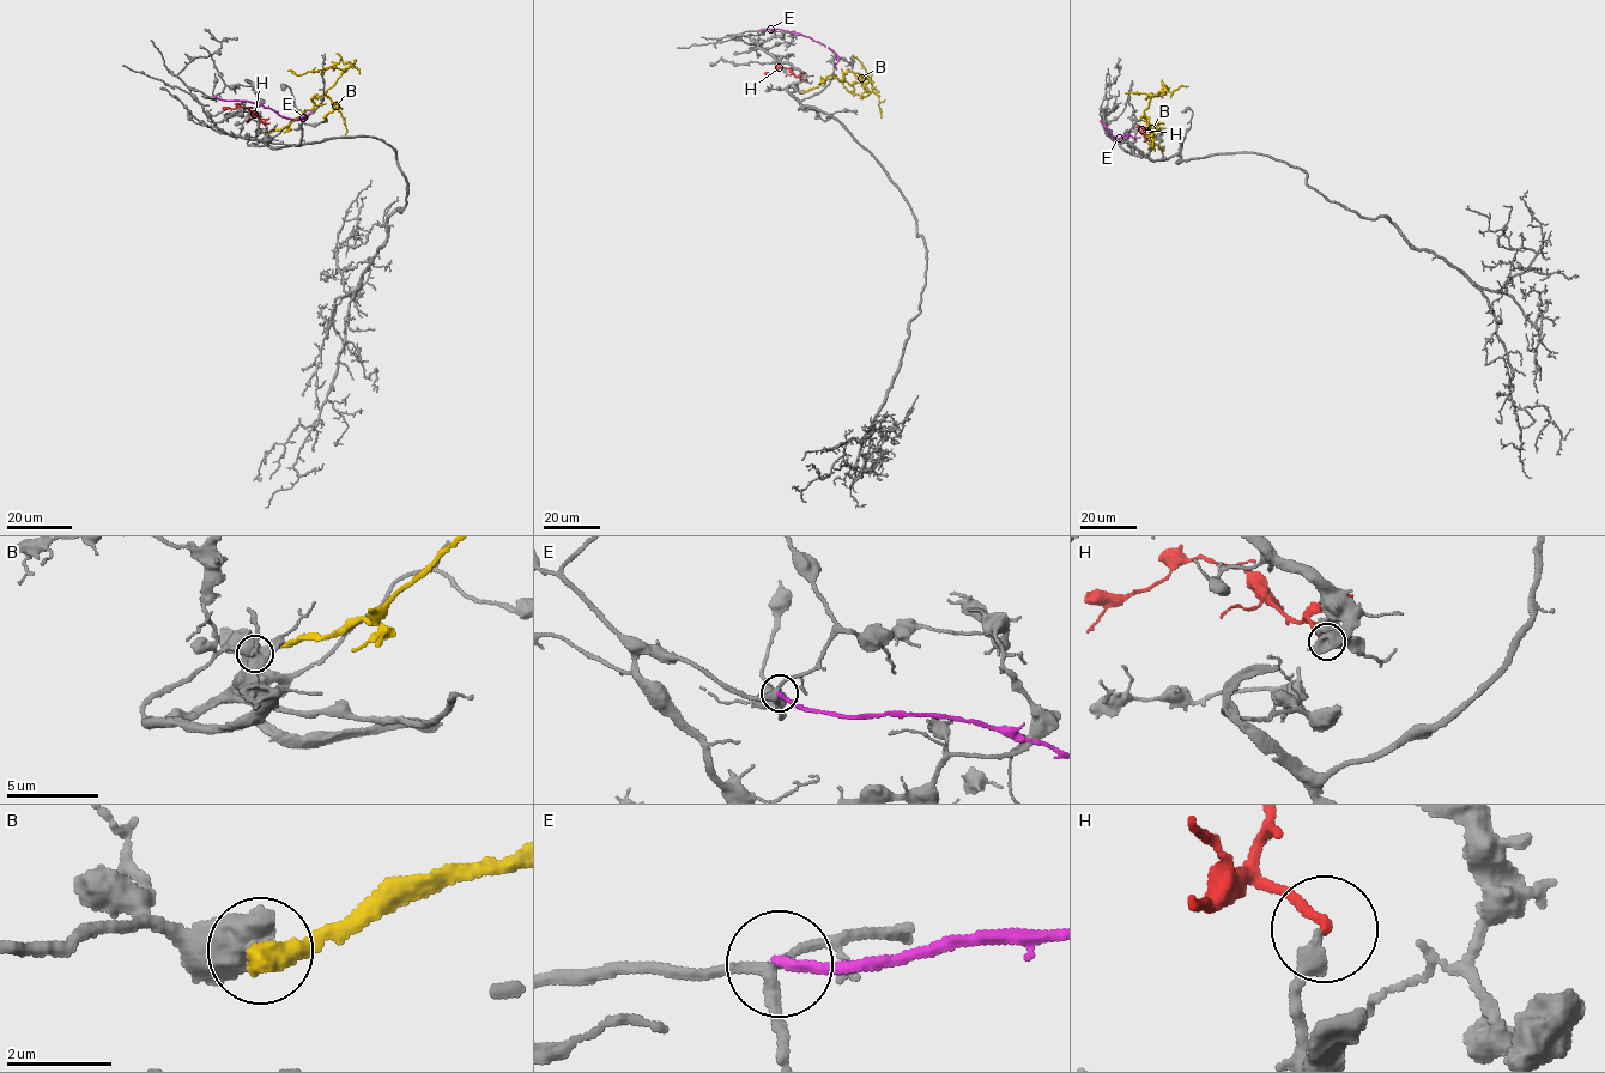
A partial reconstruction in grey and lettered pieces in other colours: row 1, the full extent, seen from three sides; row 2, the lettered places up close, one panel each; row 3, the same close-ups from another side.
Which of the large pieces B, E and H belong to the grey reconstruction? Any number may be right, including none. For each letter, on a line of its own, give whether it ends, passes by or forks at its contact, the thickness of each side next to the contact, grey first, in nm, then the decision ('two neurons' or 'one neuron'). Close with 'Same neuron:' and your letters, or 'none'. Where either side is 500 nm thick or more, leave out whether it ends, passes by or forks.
B: 750/480 nm | two neurons
E: it ends | 200/200 nm | two neurons
H: it ends | 320/180 nm | one neuron
Same neuron: H

